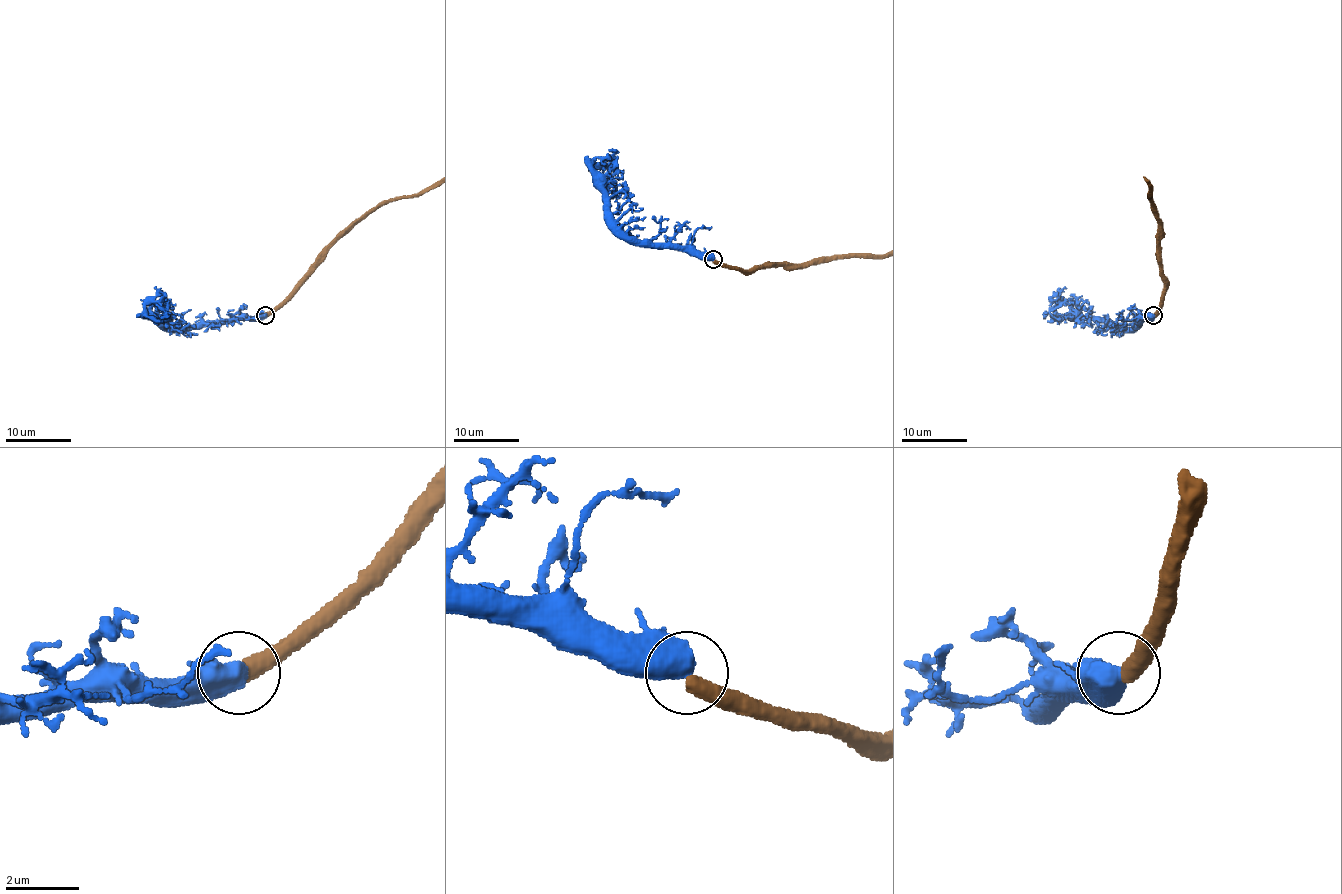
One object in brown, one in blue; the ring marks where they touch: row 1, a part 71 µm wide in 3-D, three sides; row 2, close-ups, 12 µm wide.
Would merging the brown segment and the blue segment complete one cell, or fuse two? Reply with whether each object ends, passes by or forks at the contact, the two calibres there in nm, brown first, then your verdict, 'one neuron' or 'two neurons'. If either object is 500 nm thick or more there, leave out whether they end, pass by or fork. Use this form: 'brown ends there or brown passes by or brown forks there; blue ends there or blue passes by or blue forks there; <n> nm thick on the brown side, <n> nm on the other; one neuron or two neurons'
440 nm thick on the brown side, 650 nm on the other; two neurons

